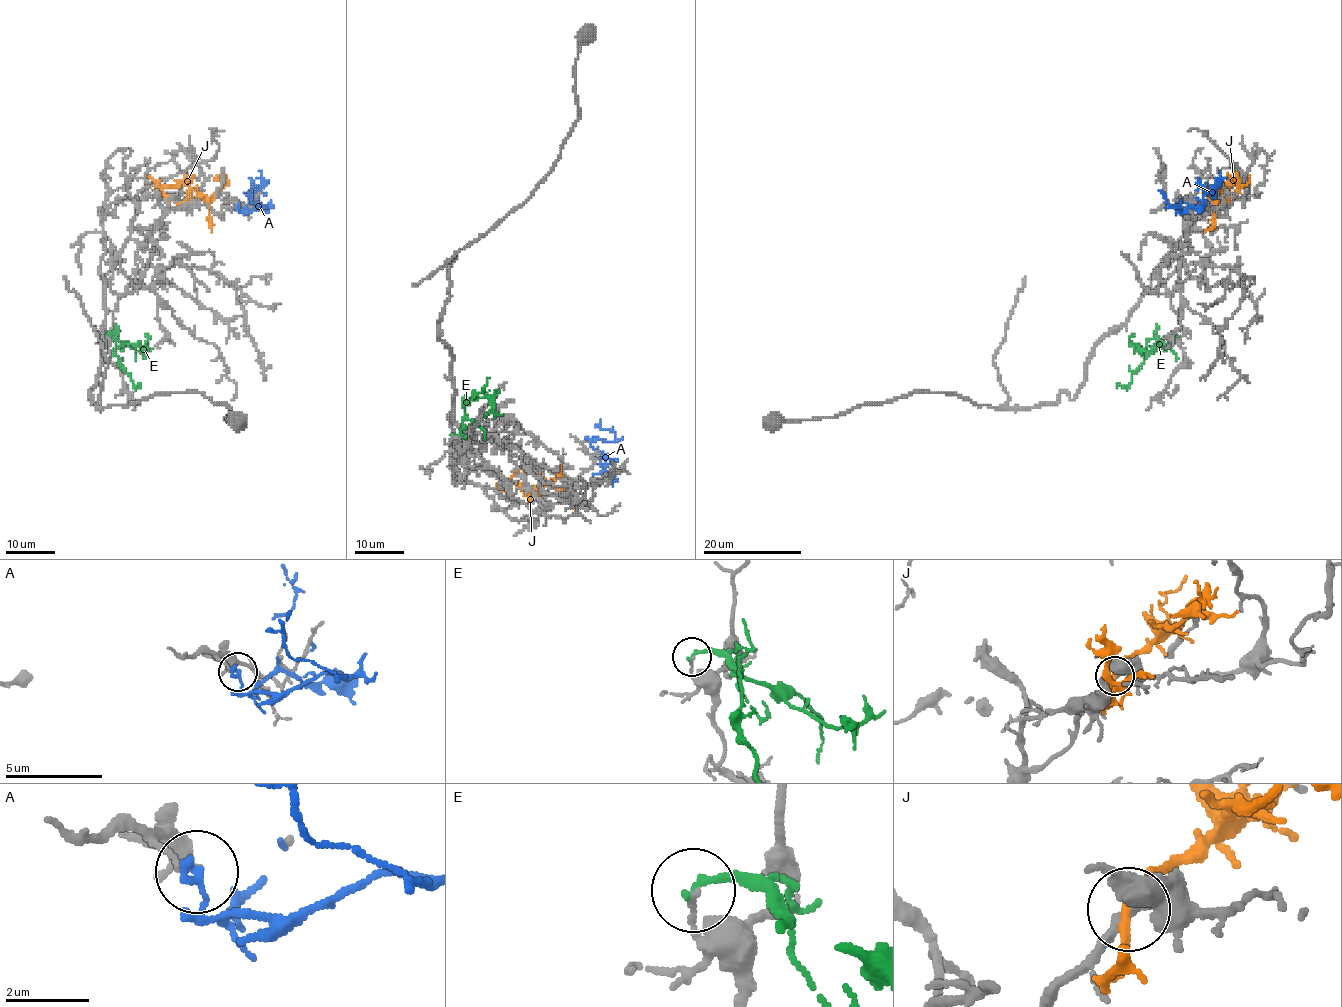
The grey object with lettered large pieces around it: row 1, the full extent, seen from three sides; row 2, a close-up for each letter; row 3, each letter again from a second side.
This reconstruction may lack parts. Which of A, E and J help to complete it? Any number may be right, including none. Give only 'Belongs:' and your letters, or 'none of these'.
Belongs: none of these

